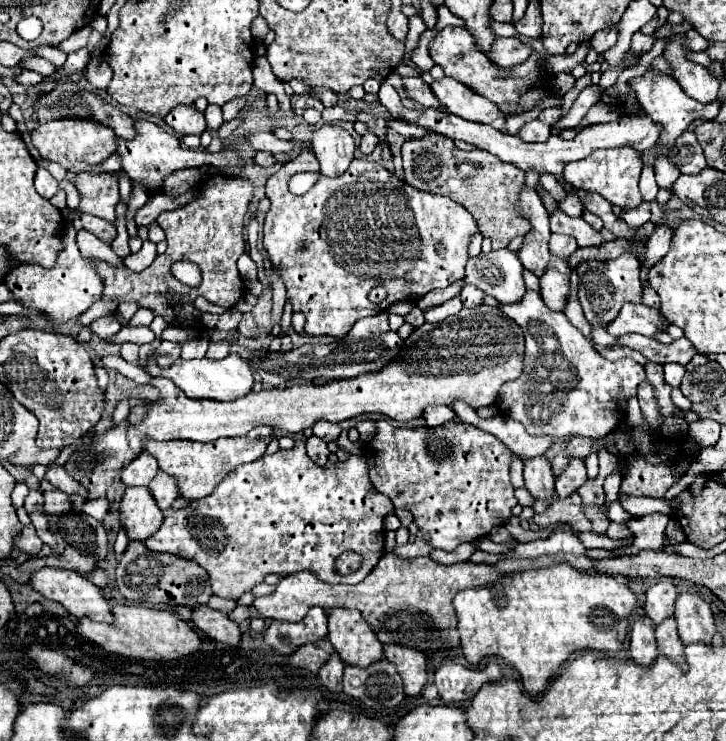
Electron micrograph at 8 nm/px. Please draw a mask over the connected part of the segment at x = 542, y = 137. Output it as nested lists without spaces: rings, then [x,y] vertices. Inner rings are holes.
[[[533,119],[533,121],[525,123],[525,125],[519,129],[517,135],[519,135],[523,141],[527,141],[527,143],[547,141],[547,139],[551,137],[551,129],[549,129],[549,125],[541,123],[539,119]]]

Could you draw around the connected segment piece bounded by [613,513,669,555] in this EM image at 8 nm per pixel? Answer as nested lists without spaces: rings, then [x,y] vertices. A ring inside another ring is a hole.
[[[653,513],[647,517],[633,517],[629,521],[629,531],[633,533],[633,543],[613,549],[613,555],[633,555],[643,549],[661,551],[665,547],[665,527],[669,517]]]

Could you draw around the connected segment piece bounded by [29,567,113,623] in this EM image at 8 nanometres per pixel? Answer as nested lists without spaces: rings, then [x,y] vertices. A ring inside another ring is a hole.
[[[43,567],[41,571],[31,575],[31,583],[29,583],[37,593],[41,593],[43,597],[61,603],[71,615],[75,615],[77,619],[81,617],[89,617],[93,621],[101,621],[101,623],[113,623],[113,613],[109,607],[107,597],[103,595],[103,591],[93,585],[89,579],[81,577],[75,571],[61,571],[61,569],[53,569],[53,567]]]

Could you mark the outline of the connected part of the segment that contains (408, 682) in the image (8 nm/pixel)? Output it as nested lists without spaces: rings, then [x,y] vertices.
[[[387,645],[385,647],[385,657],[395,663],[397,673],[403,679],[405,693],[409,697],[415,697],[421,693],[423,685],[427,683],[427,661],[421,651],[413,651],[409,647],[401,645]]]

